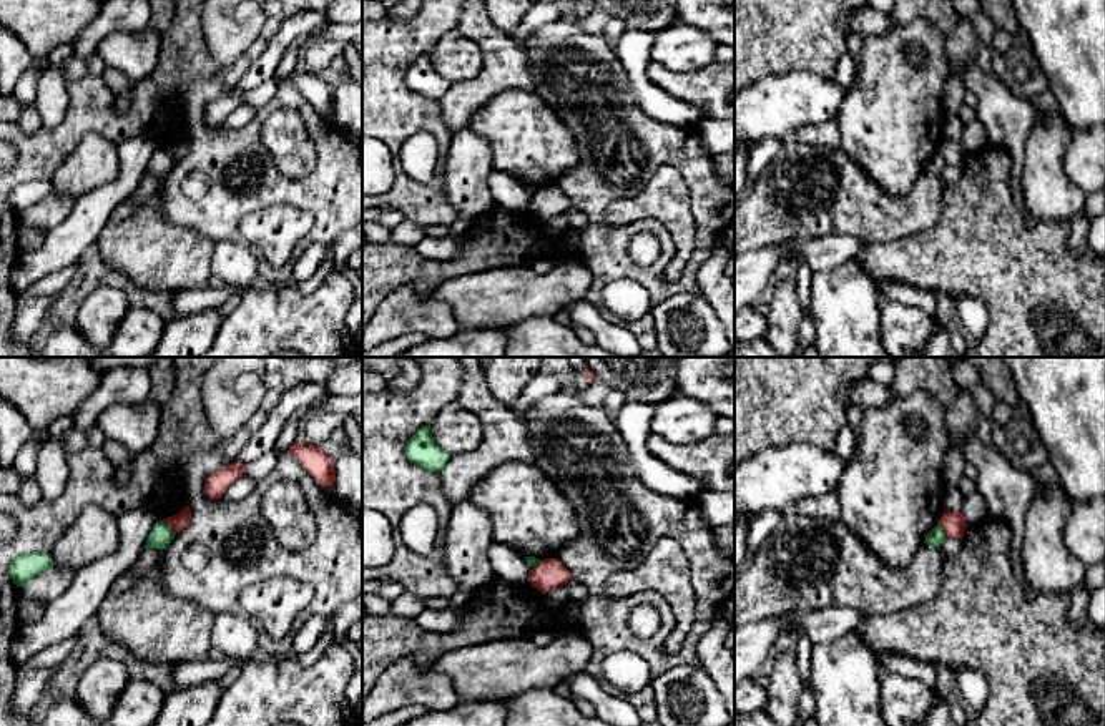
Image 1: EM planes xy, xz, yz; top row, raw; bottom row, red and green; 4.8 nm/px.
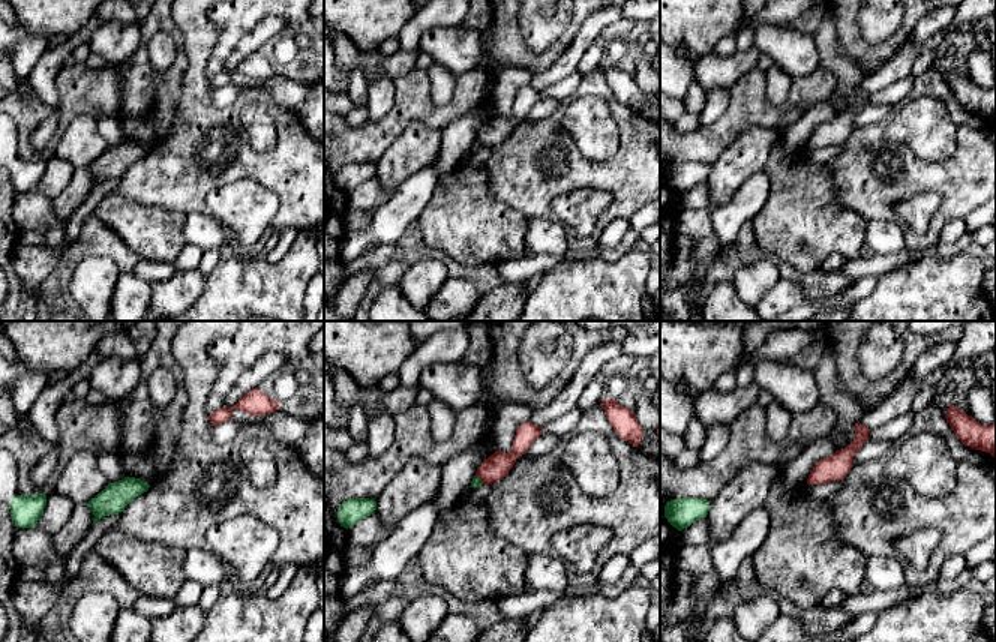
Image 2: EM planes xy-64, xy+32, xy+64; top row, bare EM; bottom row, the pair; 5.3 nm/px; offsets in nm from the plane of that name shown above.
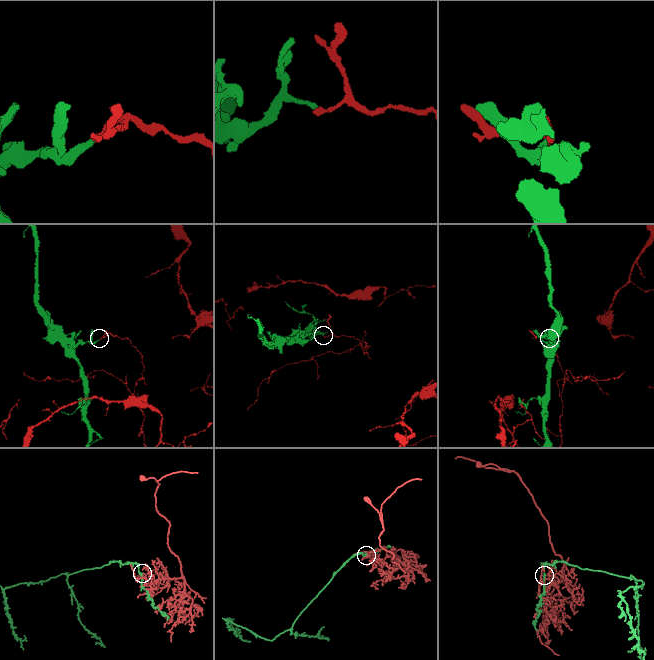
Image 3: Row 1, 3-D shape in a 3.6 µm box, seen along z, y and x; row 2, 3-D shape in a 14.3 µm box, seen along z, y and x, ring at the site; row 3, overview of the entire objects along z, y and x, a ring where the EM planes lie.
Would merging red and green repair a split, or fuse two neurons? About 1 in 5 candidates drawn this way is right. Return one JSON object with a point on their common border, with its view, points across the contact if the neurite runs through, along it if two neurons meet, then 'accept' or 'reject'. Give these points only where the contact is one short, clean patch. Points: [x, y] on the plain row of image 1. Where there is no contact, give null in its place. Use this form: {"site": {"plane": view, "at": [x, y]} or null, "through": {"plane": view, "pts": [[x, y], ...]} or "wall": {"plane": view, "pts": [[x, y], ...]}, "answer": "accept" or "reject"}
{"site": {"plane": "xy", "at": [168, 153]}, "wall": {"plane": "xy", "pts": [[163, 147], [175, 161]]}, "answer": "reject"}

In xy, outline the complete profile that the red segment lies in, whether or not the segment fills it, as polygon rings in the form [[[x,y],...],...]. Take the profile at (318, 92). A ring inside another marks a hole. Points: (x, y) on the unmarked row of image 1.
[[[294,70],[287,81],[294,83],[306,100],[321,115],[332,115],[336,110],[334,88],[322,75],[314,75],[309,70]]]

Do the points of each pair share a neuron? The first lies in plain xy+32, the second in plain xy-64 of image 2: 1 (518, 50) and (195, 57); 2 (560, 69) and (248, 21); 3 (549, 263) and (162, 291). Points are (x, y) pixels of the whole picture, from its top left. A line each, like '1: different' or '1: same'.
1: different
2: different
3: different

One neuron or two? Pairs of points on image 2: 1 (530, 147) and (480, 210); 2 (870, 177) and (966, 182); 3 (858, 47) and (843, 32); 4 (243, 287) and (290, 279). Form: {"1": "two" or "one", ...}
{"1": "two", "2": "one", "3": "one", "4": "one"}

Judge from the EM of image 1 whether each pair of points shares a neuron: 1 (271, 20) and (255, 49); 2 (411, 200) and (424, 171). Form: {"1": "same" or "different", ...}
{"1": "same", "2": "different"}

